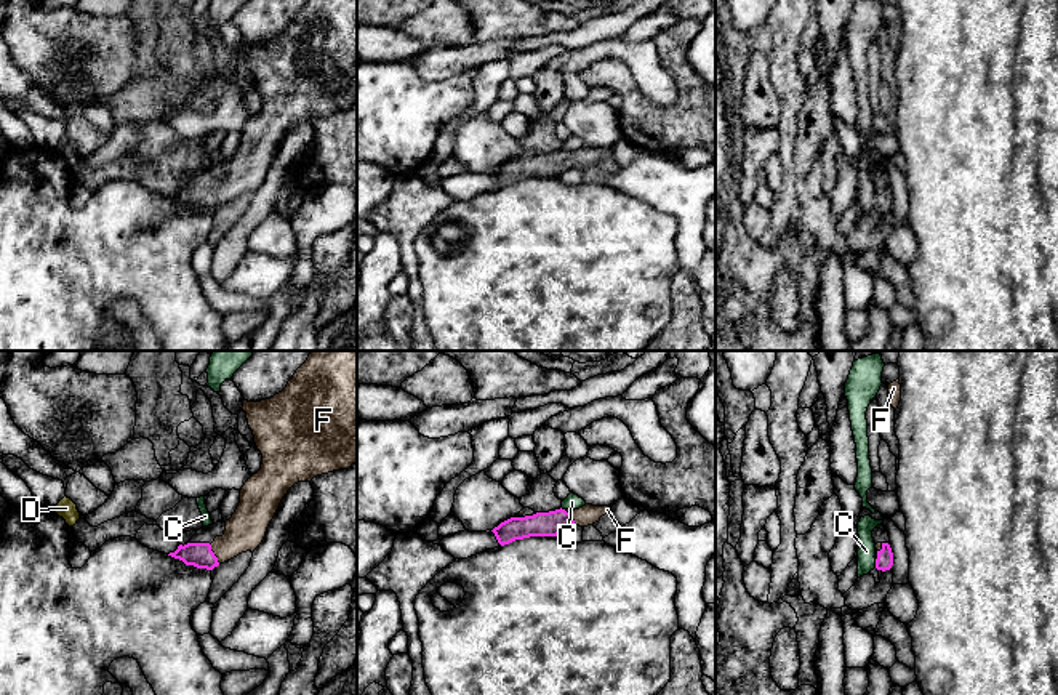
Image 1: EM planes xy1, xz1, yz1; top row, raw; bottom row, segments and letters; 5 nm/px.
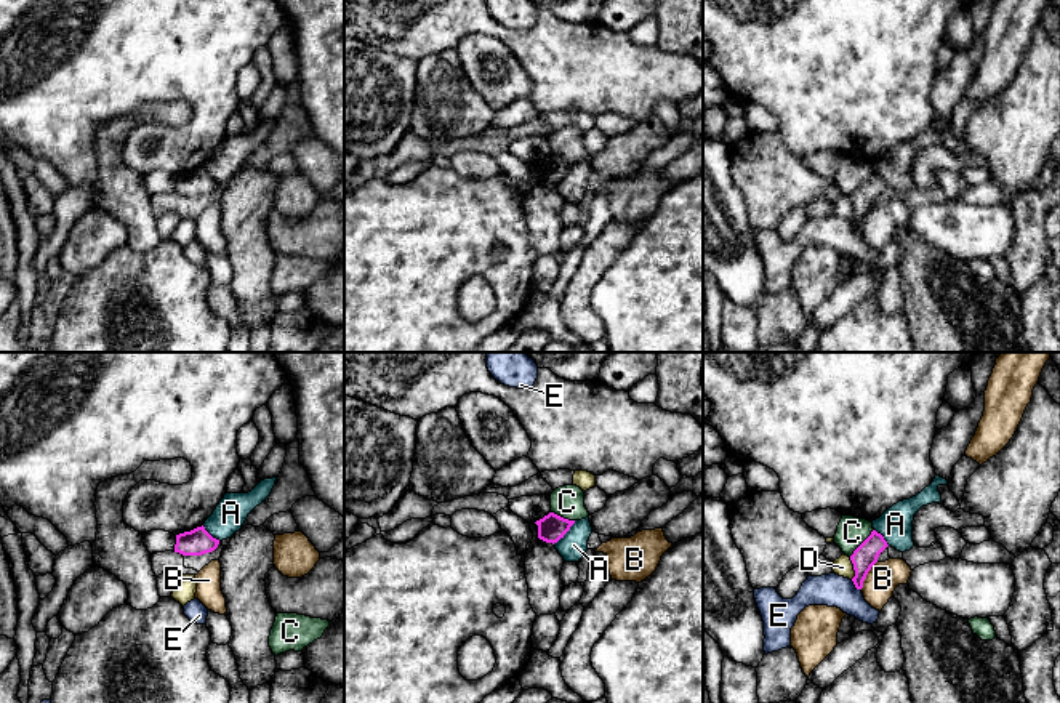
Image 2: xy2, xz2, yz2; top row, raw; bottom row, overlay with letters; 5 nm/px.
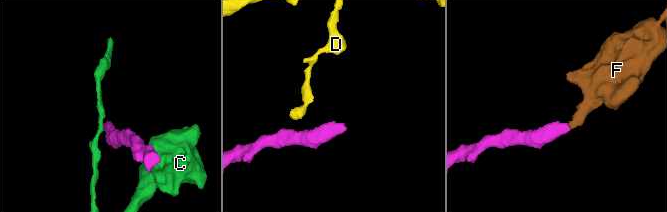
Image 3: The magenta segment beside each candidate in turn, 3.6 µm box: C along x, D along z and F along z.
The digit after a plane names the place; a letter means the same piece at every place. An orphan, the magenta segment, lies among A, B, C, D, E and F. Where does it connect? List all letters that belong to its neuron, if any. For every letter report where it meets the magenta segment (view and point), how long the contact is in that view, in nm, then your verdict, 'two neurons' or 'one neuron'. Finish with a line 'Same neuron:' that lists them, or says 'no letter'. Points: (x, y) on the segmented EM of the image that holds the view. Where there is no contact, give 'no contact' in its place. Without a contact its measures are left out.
A: contact xz2 (564, 534); length 170 nm; two neurons
B: contact yz2 (867, 574); length 170 nm; two neurons
C: contact yz2 (862, 543); length 190 nm; two neurons
D: contact yz2 (854, 569); length 110 nm; two neurons
E: contact yz2 (855, 586); length 80 nm; two neurons
F: contact xy1 (213, 554); length 110 nm; one neuron
Same neuron: F

